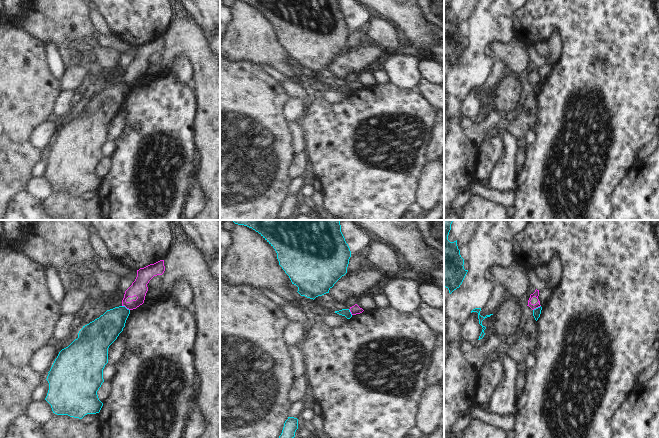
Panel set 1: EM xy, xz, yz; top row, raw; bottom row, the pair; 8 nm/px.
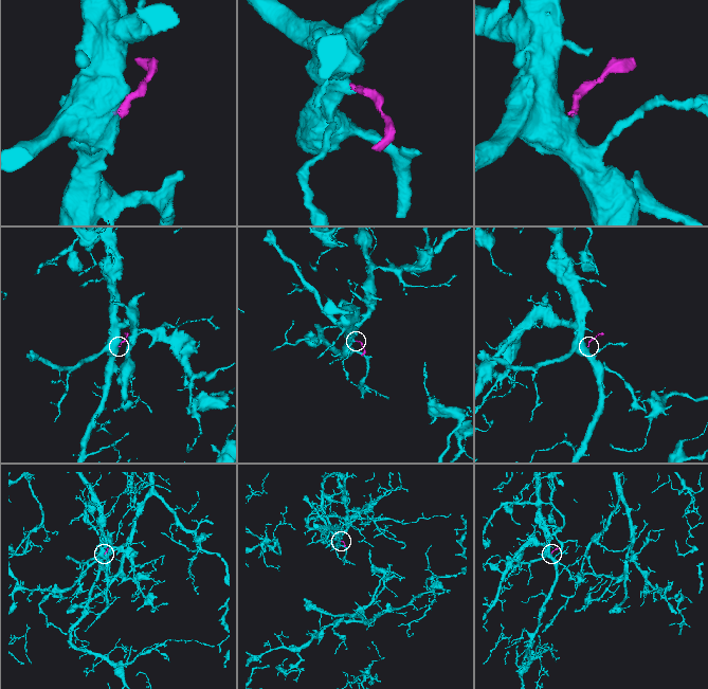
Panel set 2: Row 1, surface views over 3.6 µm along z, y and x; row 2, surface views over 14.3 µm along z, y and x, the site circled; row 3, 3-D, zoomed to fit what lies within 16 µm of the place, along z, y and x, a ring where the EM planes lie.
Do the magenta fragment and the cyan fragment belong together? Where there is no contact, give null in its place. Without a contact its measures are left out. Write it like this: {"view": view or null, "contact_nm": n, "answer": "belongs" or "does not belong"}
{"view": "xy", "contact_nm": 80, "answer": "does not belong"}

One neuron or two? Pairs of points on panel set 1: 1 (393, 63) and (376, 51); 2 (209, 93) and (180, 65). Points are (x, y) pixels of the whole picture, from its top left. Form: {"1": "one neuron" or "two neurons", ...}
{"1": "two neurons", "2": "two neurons"}

